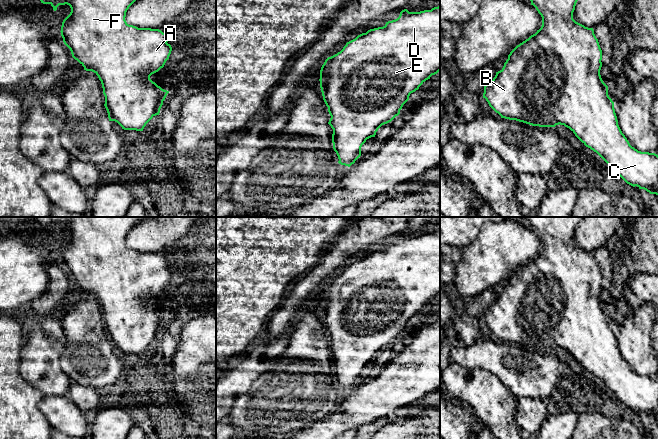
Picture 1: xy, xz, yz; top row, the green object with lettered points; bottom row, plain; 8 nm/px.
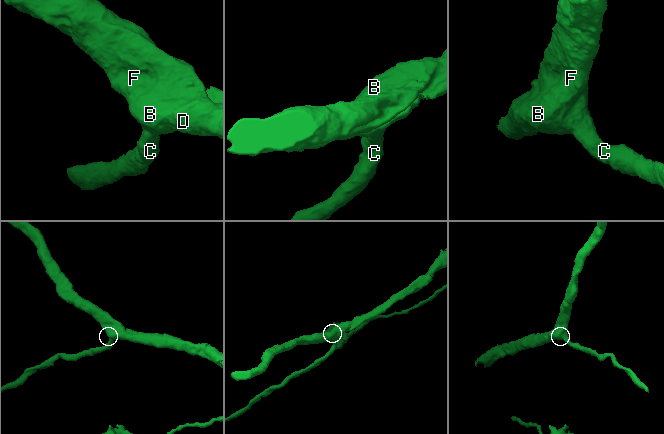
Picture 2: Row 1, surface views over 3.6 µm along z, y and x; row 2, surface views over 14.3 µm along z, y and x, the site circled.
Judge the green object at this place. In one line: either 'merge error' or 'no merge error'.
no merge error

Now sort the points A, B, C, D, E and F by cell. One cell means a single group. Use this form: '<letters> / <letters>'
A B C D E F

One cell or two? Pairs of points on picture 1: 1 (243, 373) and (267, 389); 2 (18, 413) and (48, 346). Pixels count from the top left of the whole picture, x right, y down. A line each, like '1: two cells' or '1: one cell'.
1: two cells
2: two cells

